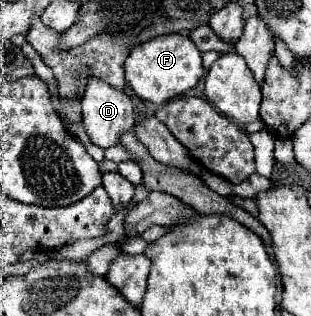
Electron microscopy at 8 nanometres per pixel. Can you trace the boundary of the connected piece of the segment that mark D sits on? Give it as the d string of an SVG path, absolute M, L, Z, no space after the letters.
M90 77L82 97L82 121L90 141L98 147L110 147L118 143L118 137L134 125L134 99L122 91L114 89L108 83L102 83L96 77Z

